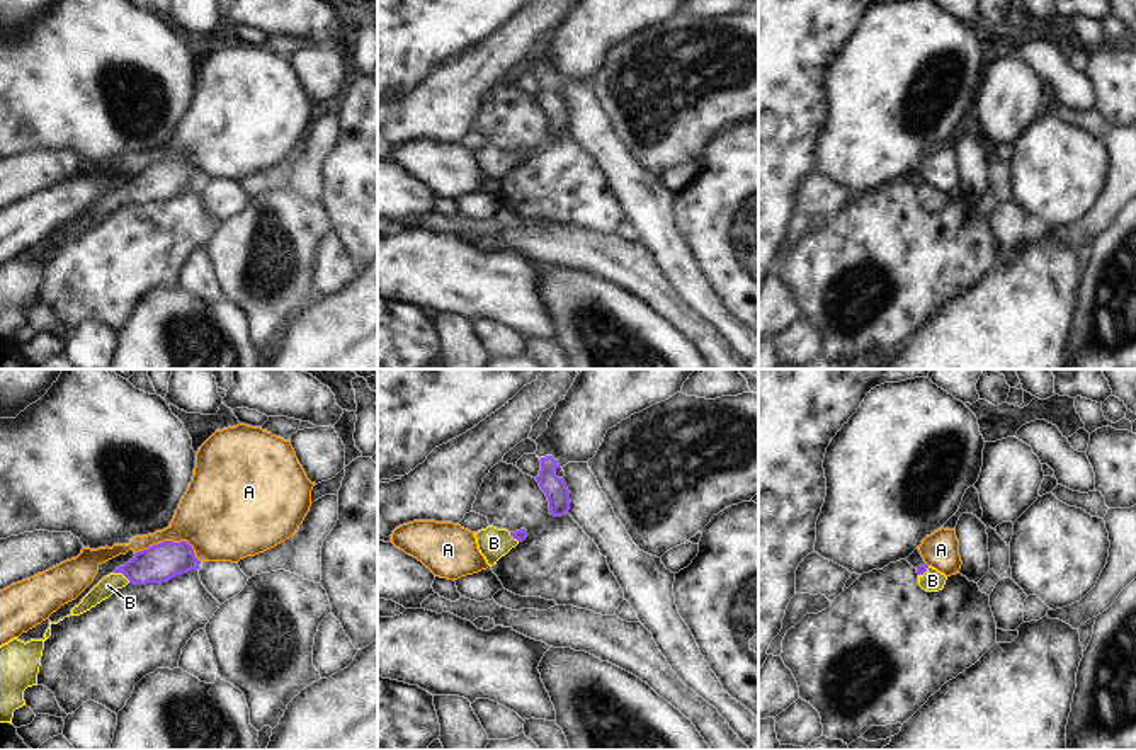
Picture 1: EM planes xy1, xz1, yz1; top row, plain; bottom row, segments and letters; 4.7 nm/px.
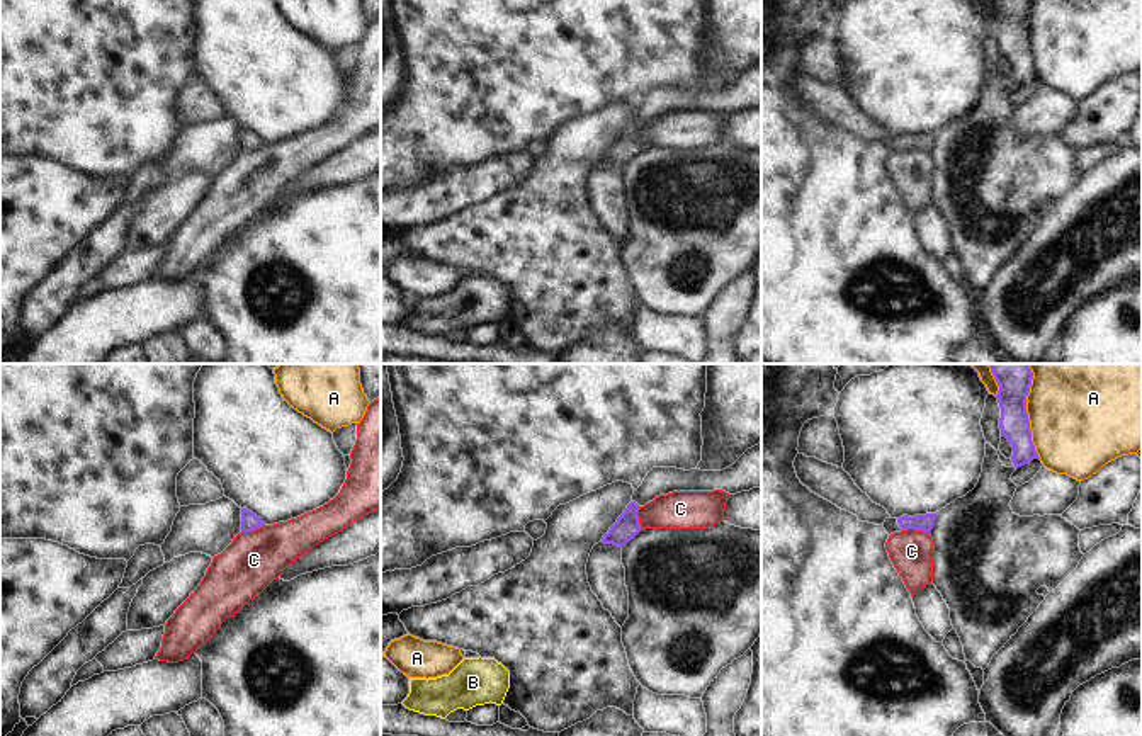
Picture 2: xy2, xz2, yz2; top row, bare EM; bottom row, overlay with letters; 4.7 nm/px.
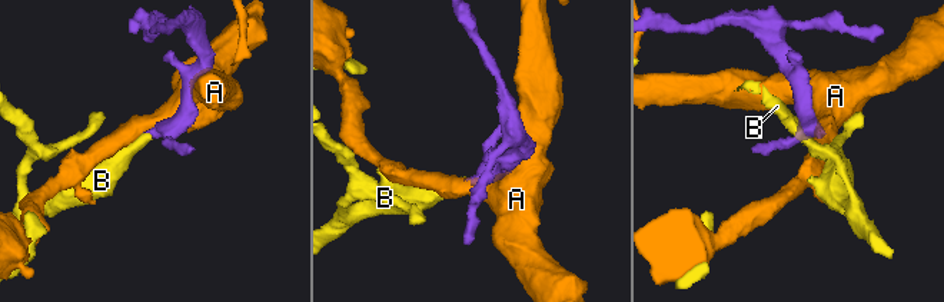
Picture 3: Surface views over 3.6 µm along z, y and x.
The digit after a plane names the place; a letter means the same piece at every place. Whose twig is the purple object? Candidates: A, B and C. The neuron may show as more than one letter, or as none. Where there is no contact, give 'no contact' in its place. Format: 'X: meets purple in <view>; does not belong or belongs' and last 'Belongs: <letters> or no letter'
A: meets purple in yz2; does not belong
B: meets purple in xy1; belongs
C: meets purple in yz2; does not belong
Belongs: B

